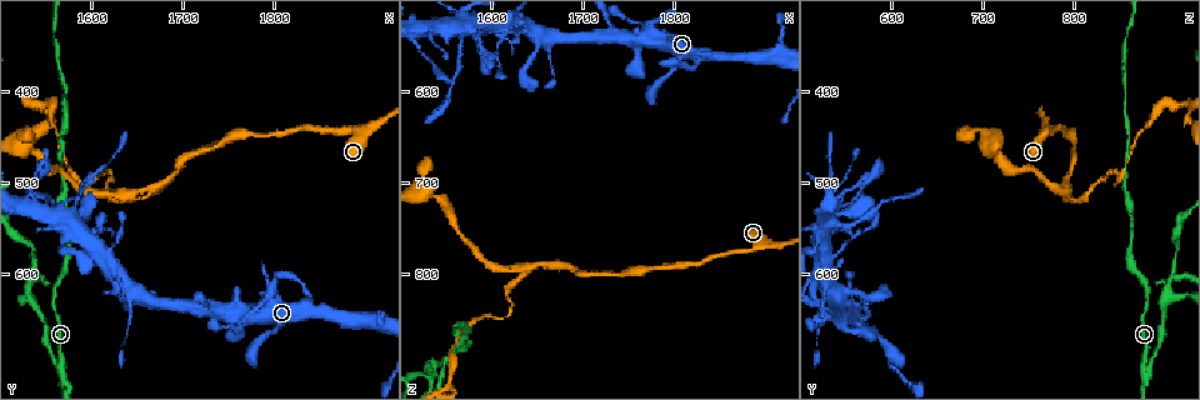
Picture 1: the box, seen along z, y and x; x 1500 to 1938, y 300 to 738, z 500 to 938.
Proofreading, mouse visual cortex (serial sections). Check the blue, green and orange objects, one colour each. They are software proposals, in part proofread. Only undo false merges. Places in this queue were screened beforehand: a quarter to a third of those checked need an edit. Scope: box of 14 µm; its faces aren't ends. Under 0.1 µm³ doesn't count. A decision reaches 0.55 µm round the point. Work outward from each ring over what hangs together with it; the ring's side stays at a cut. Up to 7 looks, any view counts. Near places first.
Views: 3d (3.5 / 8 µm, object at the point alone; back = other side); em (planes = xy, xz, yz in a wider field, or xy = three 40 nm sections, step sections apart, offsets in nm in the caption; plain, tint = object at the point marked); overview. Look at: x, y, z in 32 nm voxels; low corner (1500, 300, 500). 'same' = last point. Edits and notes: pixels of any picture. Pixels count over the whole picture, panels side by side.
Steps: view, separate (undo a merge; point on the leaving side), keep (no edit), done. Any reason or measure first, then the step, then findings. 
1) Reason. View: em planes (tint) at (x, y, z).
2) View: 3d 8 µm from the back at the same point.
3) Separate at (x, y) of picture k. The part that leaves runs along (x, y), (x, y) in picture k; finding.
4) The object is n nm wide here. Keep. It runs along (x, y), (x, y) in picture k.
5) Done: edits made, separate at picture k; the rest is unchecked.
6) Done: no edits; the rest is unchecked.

Branch point. View: 3d 3.5 µm at (1645, 515, 795).

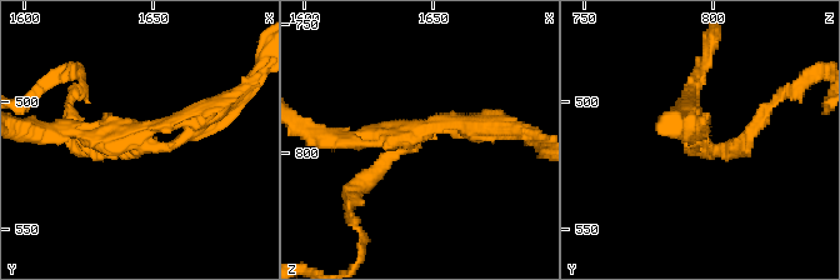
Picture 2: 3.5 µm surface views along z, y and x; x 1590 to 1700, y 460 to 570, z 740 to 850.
3 arms meet here; the arms are 200, 200, 300 nm wide; shape alone is not enough. View: em xy step 3 (tint) at (1645, 515, 793).

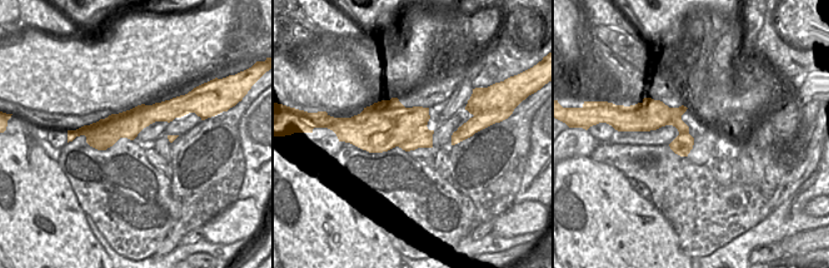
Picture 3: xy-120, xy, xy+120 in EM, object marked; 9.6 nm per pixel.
Keep. It runs along (180, 109), (106, 132), (80, 132) in picture 3; continuous, no second cell.

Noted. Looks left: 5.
Thin neck. View: em xy step 5 (tint) at (1610, 490, 845).

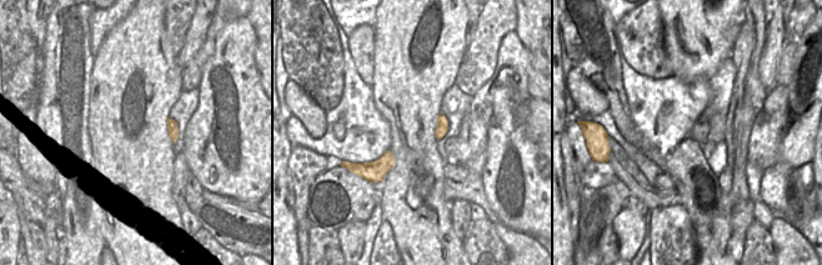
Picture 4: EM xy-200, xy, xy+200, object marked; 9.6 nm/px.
See where the arms go. View: 3d 3.5 µm at the same point.

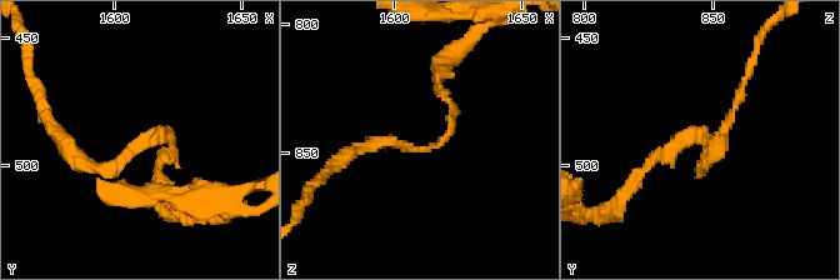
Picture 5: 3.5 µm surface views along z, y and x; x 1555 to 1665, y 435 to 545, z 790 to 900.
Keep. It runs along (163, 154), (155, 139), (98, 170), (68, 150) in picture 5; all the same cell.

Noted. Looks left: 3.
Three-way junction. View: 3d 3.5 µm at (1570, 700, 880).

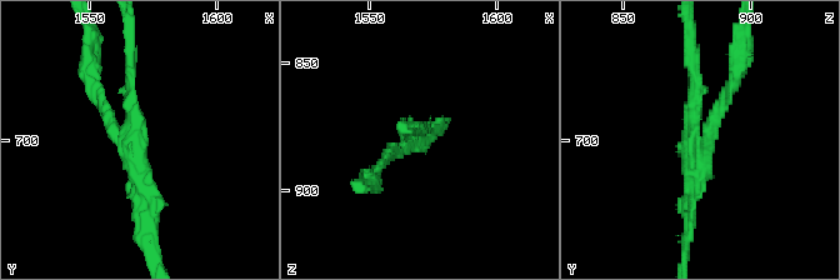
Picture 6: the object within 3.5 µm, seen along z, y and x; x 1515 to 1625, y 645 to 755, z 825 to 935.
View: em xy step 5 (tint) at (1566, 697, 878).

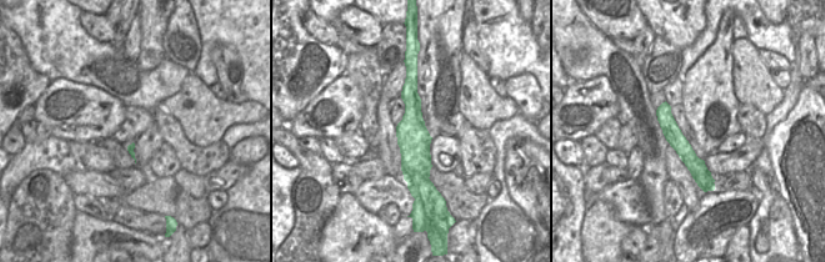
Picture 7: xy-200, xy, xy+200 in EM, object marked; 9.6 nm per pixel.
The object is 320 nm wide here. Separate at (723, 108) of picture 6. A border runs along (428, 177), (414, 174), (406, 181) in picture 7; two cells meet here.

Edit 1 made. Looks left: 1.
Done: edits made, separate at picture 6; the rest is unchecked.

